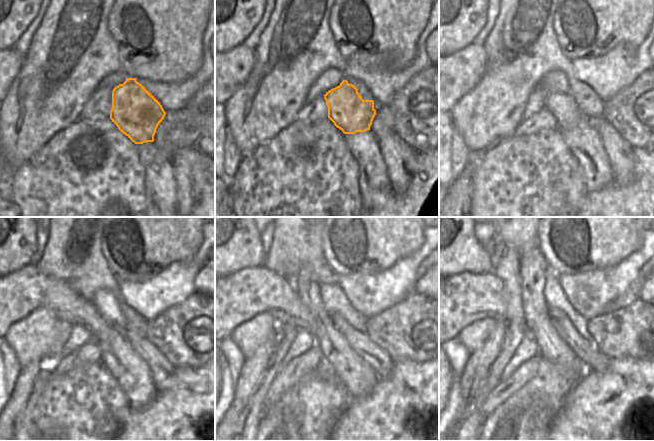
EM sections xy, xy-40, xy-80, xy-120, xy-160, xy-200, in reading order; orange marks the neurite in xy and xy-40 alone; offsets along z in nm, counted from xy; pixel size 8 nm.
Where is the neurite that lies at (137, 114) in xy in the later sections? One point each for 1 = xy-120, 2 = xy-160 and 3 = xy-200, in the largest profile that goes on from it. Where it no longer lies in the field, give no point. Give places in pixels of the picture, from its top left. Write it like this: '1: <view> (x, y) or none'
1: xy-120 (12, 297)
2: xy-160 (235, 298)
3: xy-200 (460, 299)

